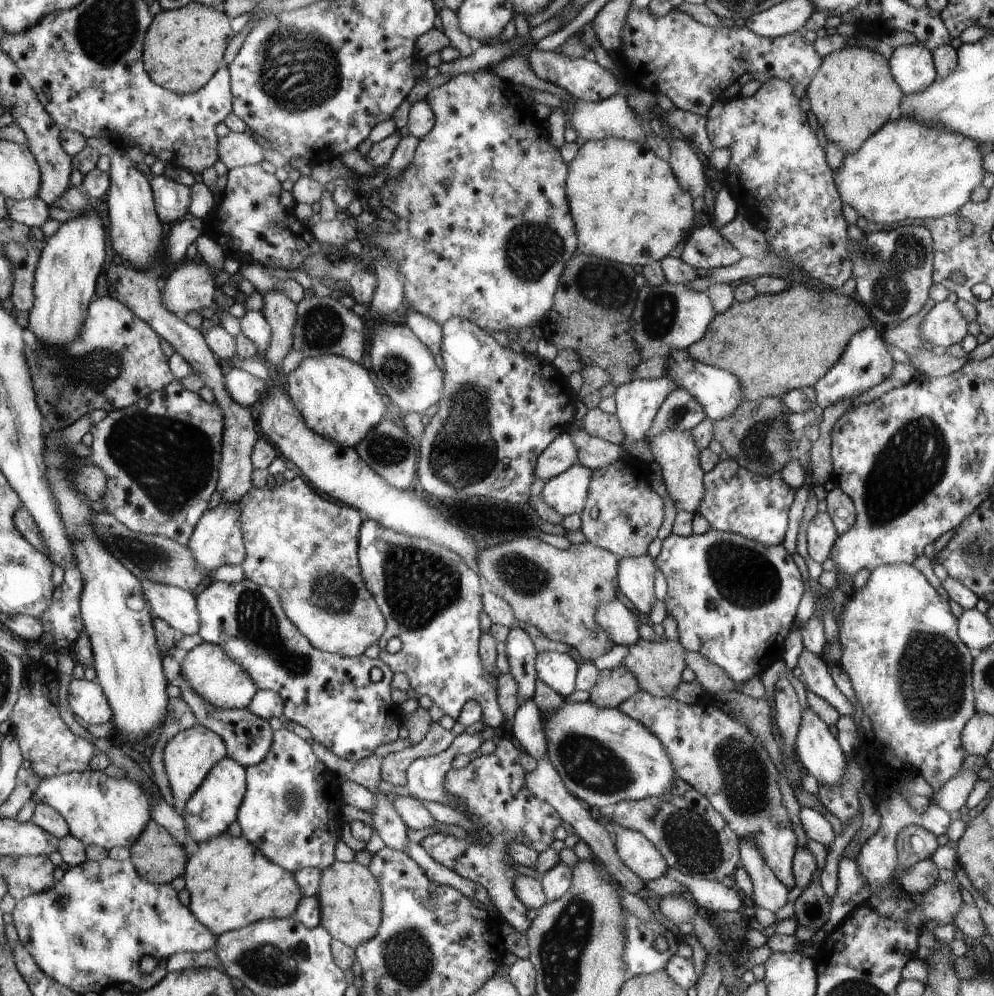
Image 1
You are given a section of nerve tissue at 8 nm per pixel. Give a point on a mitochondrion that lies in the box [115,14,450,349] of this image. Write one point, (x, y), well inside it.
(296, 71)

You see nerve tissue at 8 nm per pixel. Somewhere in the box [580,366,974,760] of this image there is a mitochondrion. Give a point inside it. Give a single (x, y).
(909, 467)

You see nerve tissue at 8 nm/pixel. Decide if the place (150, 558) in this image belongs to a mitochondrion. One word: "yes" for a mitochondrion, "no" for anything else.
yes

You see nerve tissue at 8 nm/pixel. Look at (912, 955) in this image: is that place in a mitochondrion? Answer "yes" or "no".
no

